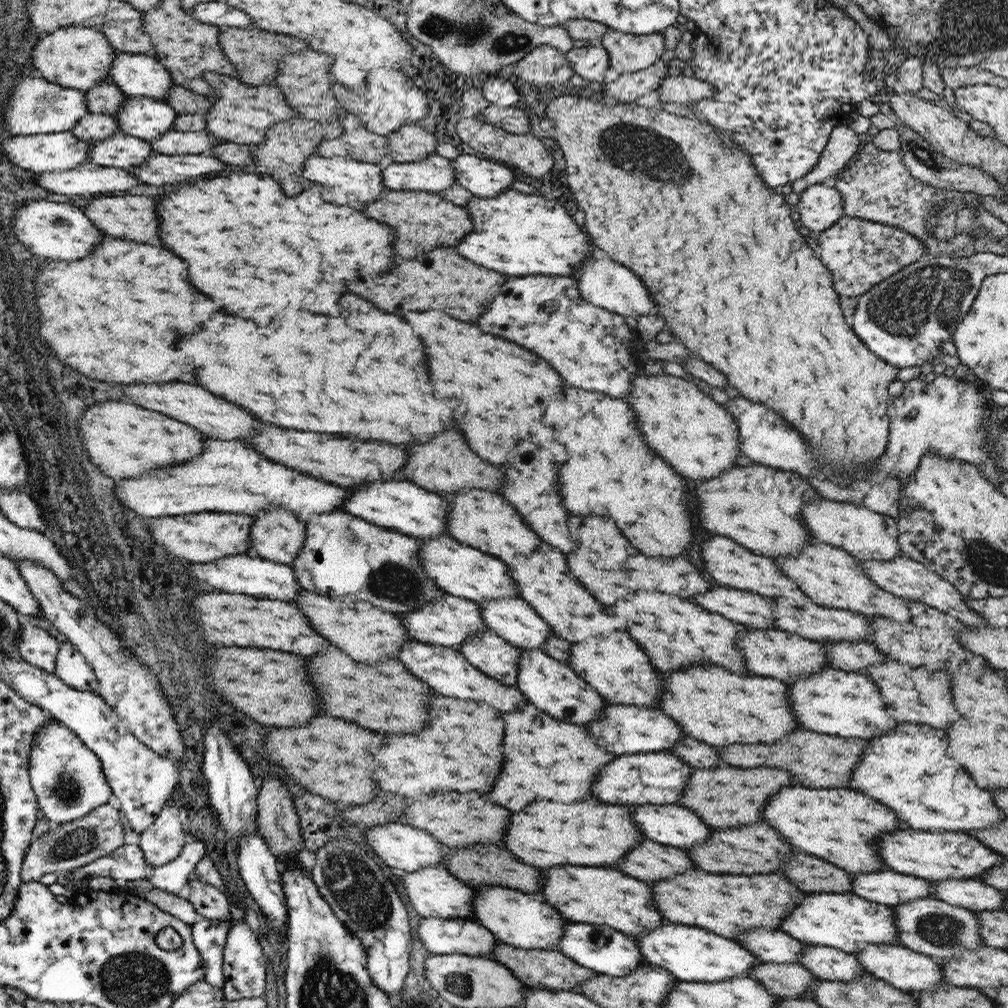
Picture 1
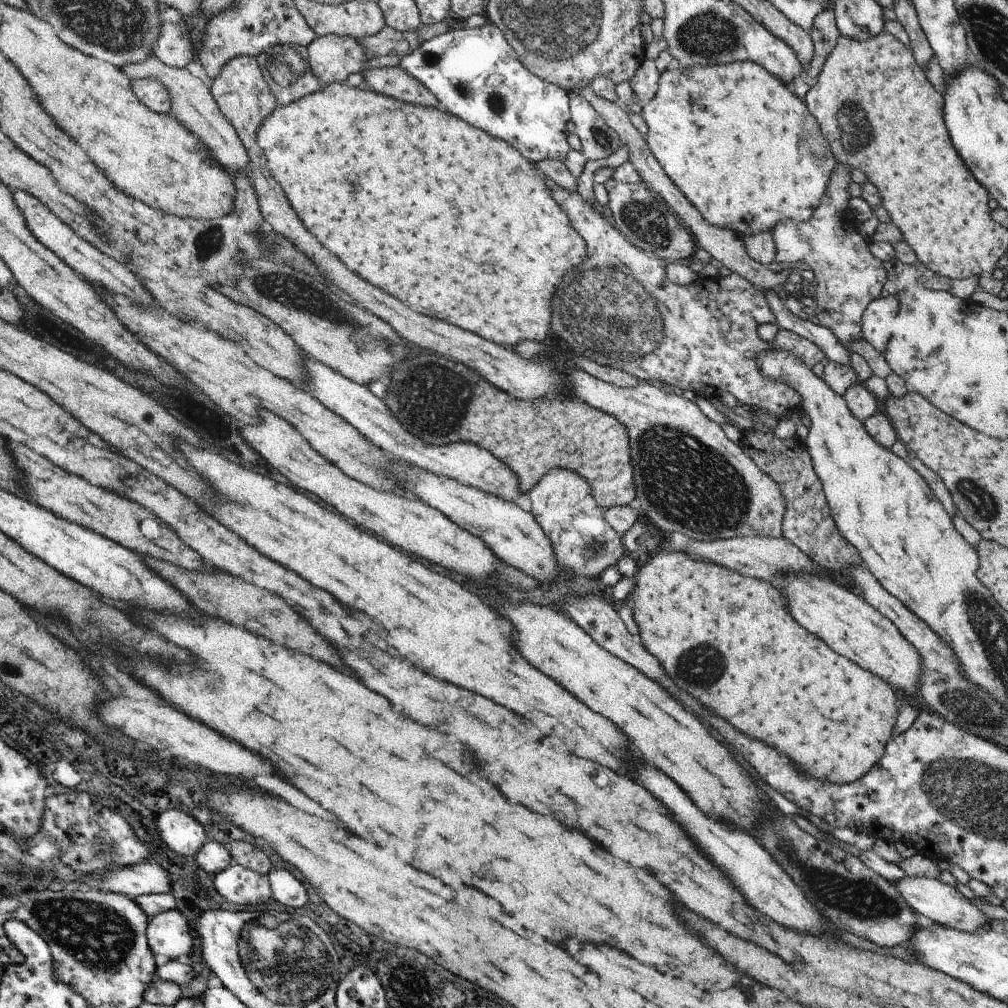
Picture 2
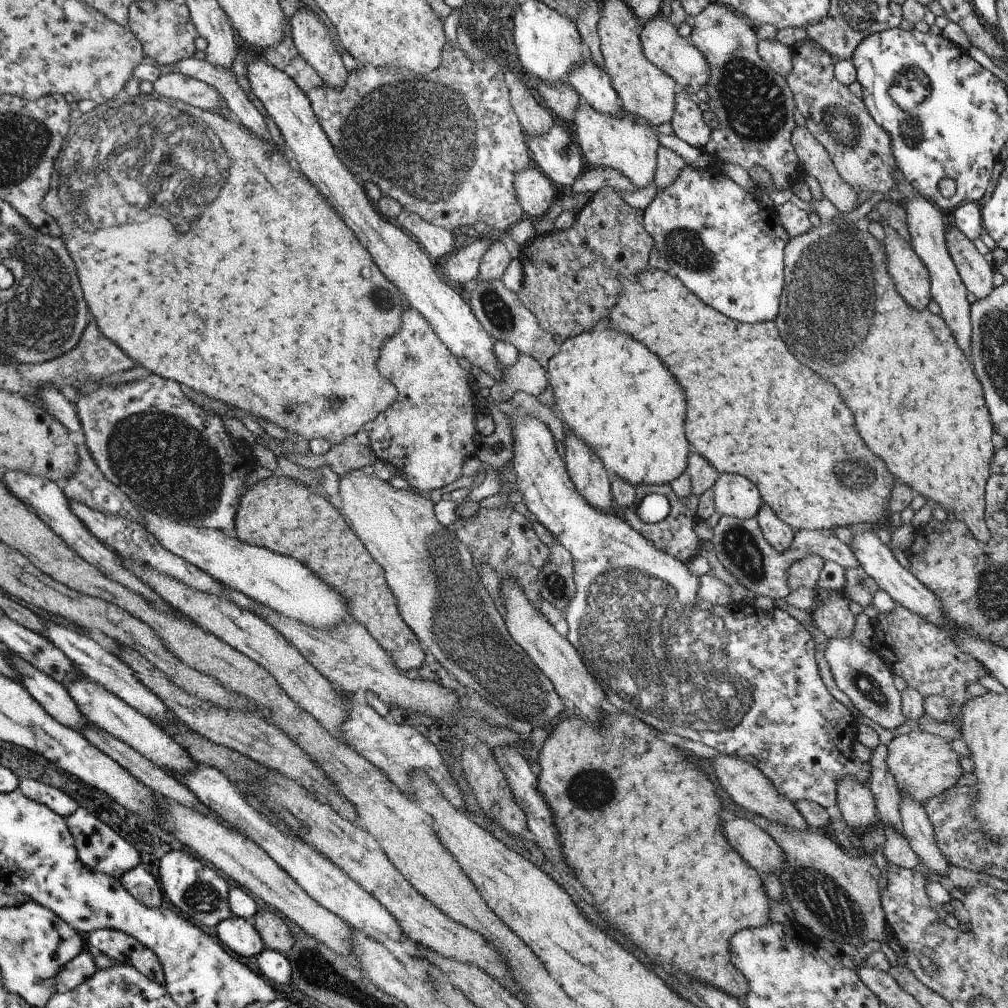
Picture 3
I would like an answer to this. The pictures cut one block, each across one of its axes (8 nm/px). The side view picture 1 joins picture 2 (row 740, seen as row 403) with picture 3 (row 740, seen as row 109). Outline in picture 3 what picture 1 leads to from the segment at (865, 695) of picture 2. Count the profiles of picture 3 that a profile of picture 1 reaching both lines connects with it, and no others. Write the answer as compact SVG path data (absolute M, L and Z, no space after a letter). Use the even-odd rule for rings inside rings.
M609 709L610 713L604 712L602 726L594 728L588 724L578 714L565 718L556 727L549 728L549 736L545 740L542 752L539 754L537 762L540 764L540 774L538 778L538 792L542 792L546 804L552 810L554 816L554 826L558 828L558 838L562 846L562 858L570 866L574 878L584 886L584 890L594 898L598 904L600 916L606 920L608 926L614 930L622 932L626 940L630 940L636 948L640 948L652 964L668 964L672 972L684 972L688 974L686 980L690 982L706 982L730 996L736 996L744 1000L748 994L748 980L744 974L736 970L736 966L730 960L730 950L728 940L738 932L746 928L756 928L766 925L770 920L770 898L764 888L762 874L758 876L754 868L750 868L728 844L726 838L722 836L722 826L720 826L720 813L724 810L720 796L714 791L714 785L708 778L708 772L694 765L694 760L689 760L690 753L684 752L678 746L674 746L658 738L657 731L646 722L628 715L623 711Z

